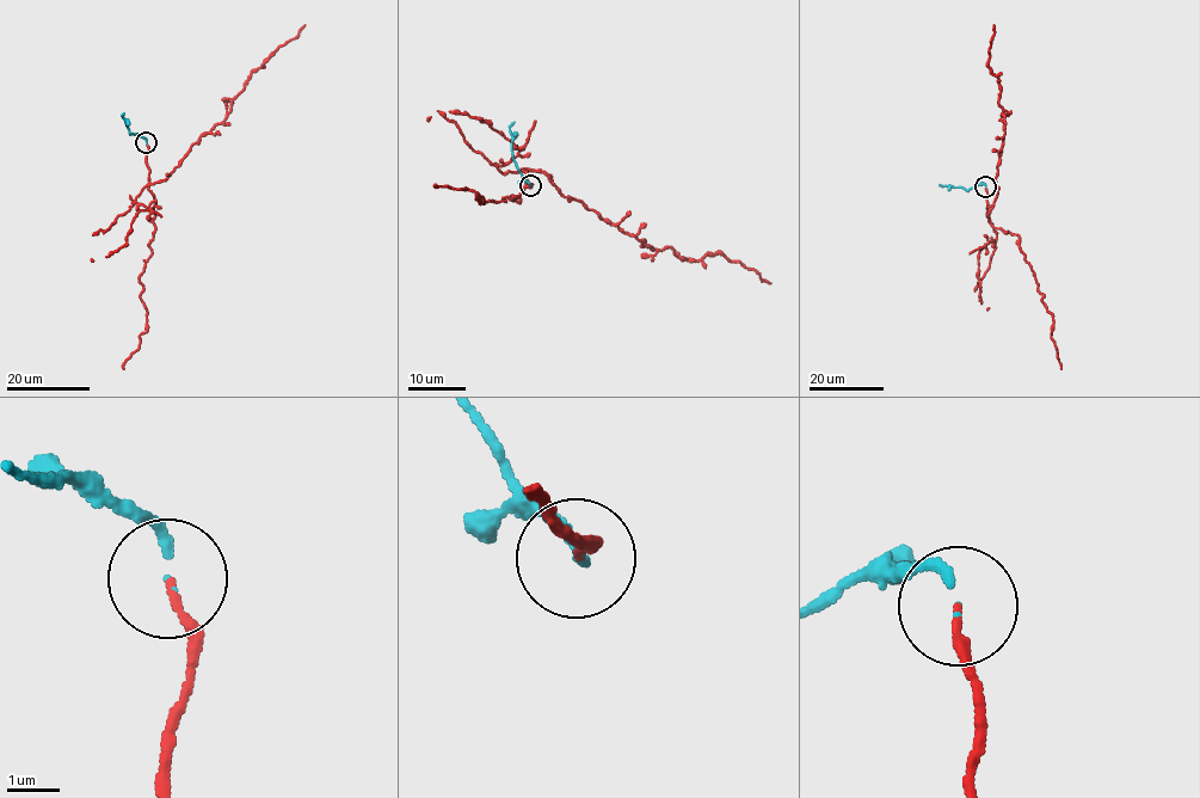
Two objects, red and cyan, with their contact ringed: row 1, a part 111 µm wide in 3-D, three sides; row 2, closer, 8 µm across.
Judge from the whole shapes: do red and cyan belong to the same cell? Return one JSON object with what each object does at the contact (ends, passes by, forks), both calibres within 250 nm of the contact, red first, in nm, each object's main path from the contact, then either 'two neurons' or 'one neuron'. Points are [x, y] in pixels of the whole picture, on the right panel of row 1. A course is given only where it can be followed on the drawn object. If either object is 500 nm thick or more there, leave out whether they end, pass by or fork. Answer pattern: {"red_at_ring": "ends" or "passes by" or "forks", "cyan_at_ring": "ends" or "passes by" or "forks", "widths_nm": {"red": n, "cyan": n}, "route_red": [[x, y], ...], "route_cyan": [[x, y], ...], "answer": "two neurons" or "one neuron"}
{"red_at_ring": "ends", "cyan_at_ring": "ends", "widths_nm": {"red": 120, "cyan": 140}, "route_red": [[985, 186], [990, 220], [1004, 134], [1000, 81], [988, 61], [994, 25]], "route_cyan": [[985, 186], [978, 184], [968, 190], [939, 184]], "answer": "two neurons"}

